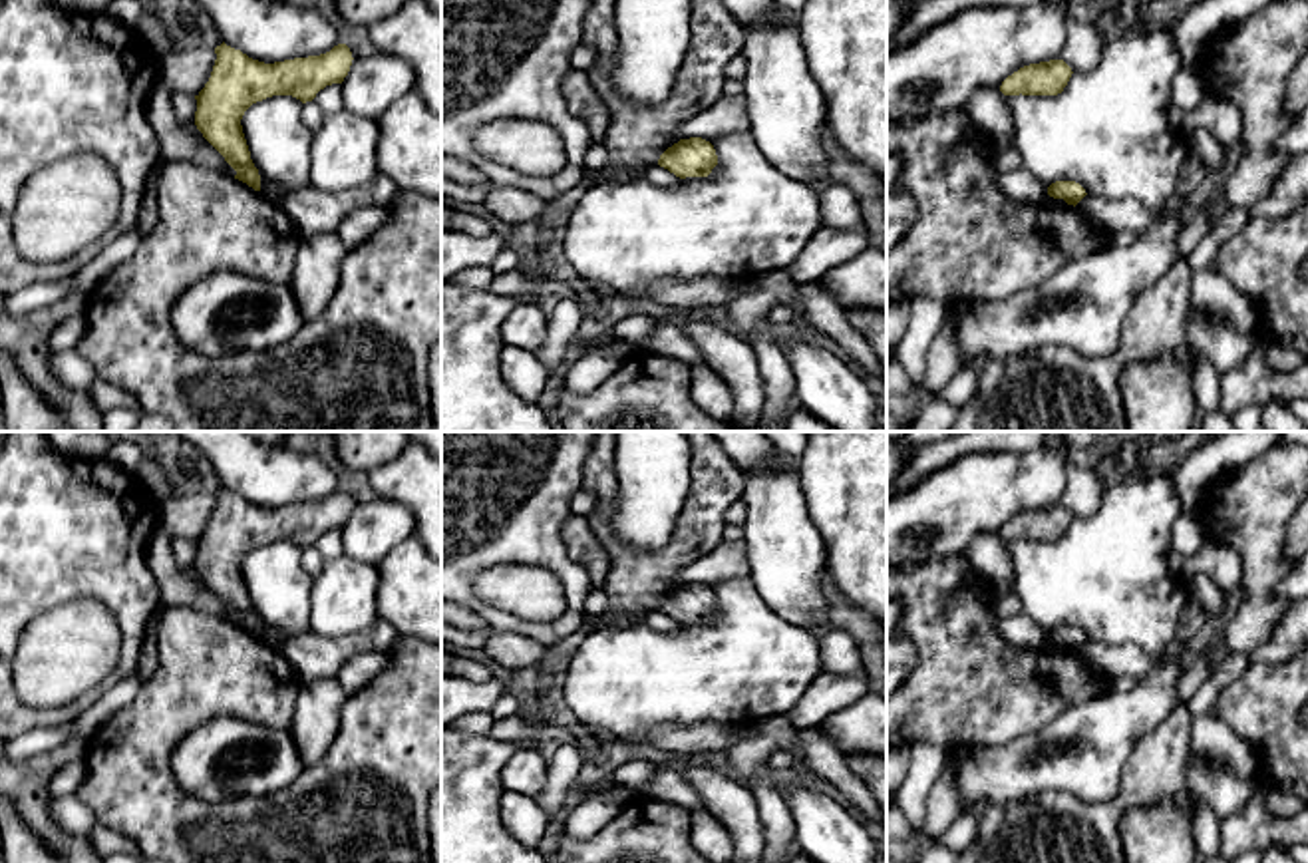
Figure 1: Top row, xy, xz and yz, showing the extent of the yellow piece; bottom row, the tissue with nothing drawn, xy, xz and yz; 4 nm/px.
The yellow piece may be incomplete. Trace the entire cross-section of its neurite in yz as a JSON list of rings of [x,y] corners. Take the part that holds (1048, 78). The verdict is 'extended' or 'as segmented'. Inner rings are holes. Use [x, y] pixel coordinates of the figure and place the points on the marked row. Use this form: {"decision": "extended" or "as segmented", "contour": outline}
{"decision": "as segmented", "contour": [[[1063,60],[1030,64],[1008,76],[1000,91],[1004,95],[1058,95],[1067,86],[1071,74]]]}

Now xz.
{"decision": "as segmented", "contour": [[[702,137],[680,139],[668,147],[658,165],[668,169],[680,179],[686,177],[708,177],[718,165],[716,149],[710,141]]]}

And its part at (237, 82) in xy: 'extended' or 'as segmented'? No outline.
as segmented

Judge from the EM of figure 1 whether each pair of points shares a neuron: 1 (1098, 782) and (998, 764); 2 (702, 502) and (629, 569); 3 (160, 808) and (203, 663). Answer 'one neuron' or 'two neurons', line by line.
1: one neuron
2: one neuron
3: one neuron

